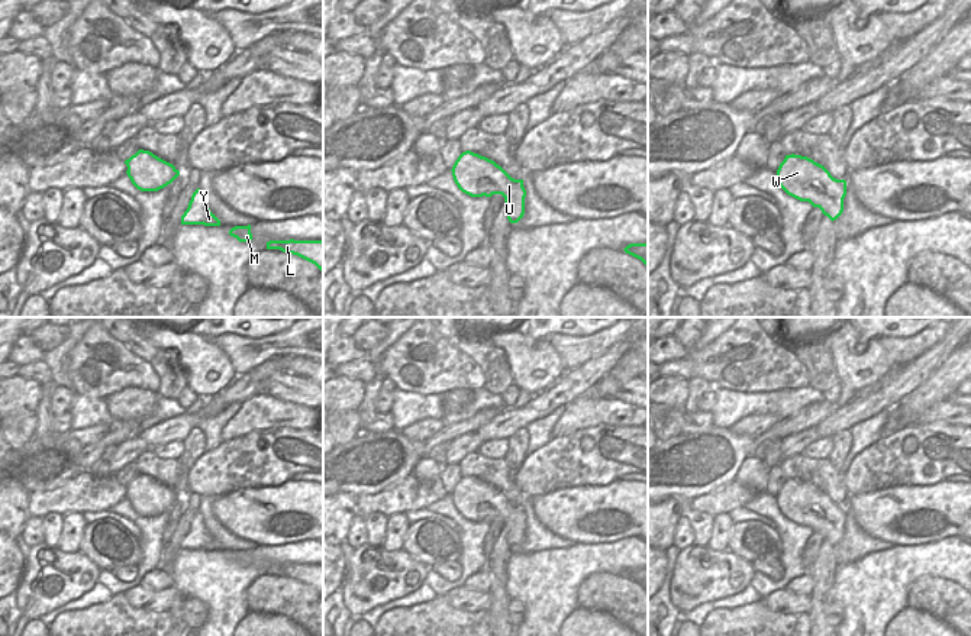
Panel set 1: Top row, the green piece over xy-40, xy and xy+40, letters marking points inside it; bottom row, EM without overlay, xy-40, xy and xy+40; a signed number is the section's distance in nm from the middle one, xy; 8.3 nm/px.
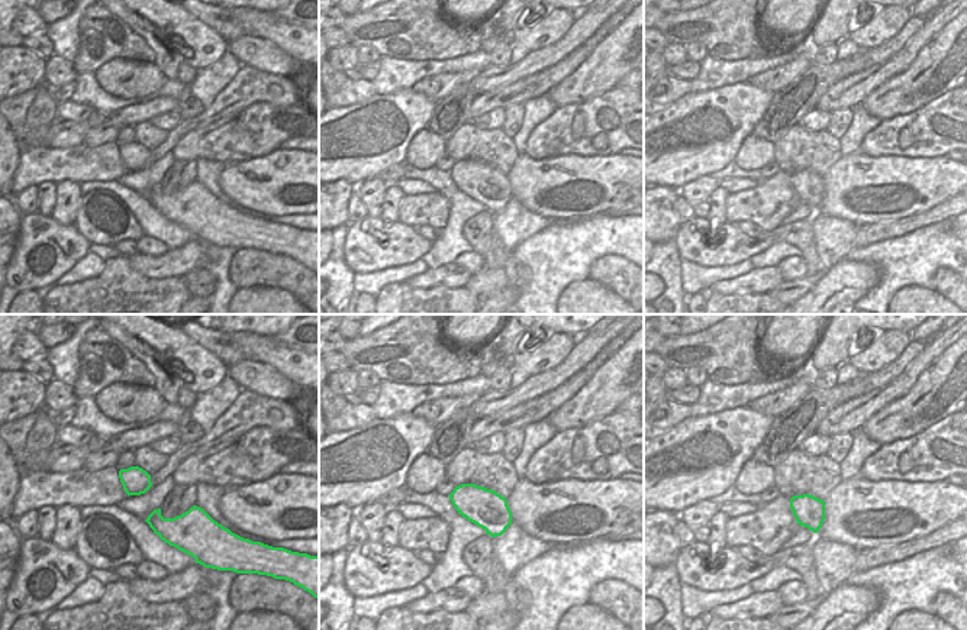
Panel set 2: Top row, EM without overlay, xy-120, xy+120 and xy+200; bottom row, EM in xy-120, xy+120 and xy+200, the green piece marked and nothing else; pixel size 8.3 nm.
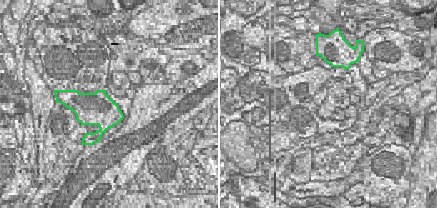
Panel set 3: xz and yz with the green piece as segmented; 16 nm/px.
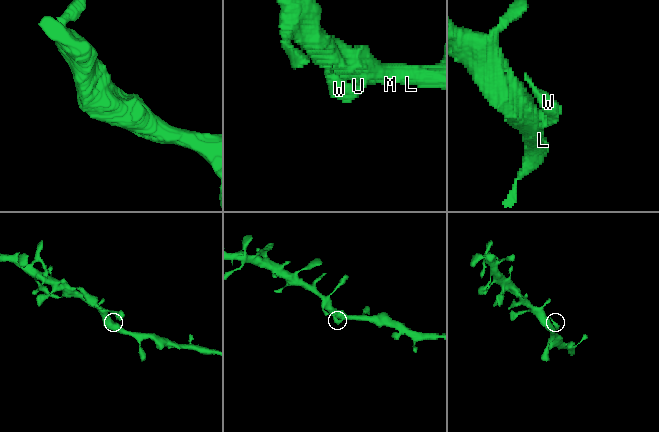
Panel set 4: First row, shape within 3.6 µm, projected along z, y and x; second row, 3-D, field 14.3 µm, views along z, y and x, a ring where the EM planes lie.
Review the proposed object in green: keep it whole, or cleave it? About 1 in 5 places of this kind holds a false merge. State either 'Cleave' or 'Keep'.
Keep.

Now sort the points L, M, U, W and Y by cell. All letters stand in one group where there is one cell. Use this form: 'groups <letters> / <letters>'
groups L M U W Y

